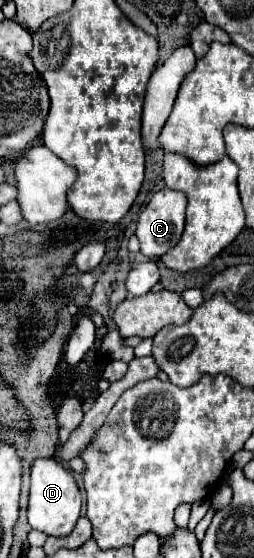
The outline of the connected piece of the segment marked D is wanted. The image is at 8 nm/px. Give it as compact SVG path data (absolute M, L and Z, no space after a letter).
M35 459L31 463L31 491L29 491L29 525L47 535L67 535L73 531L81 511L81 493L73 473L55 459Z

